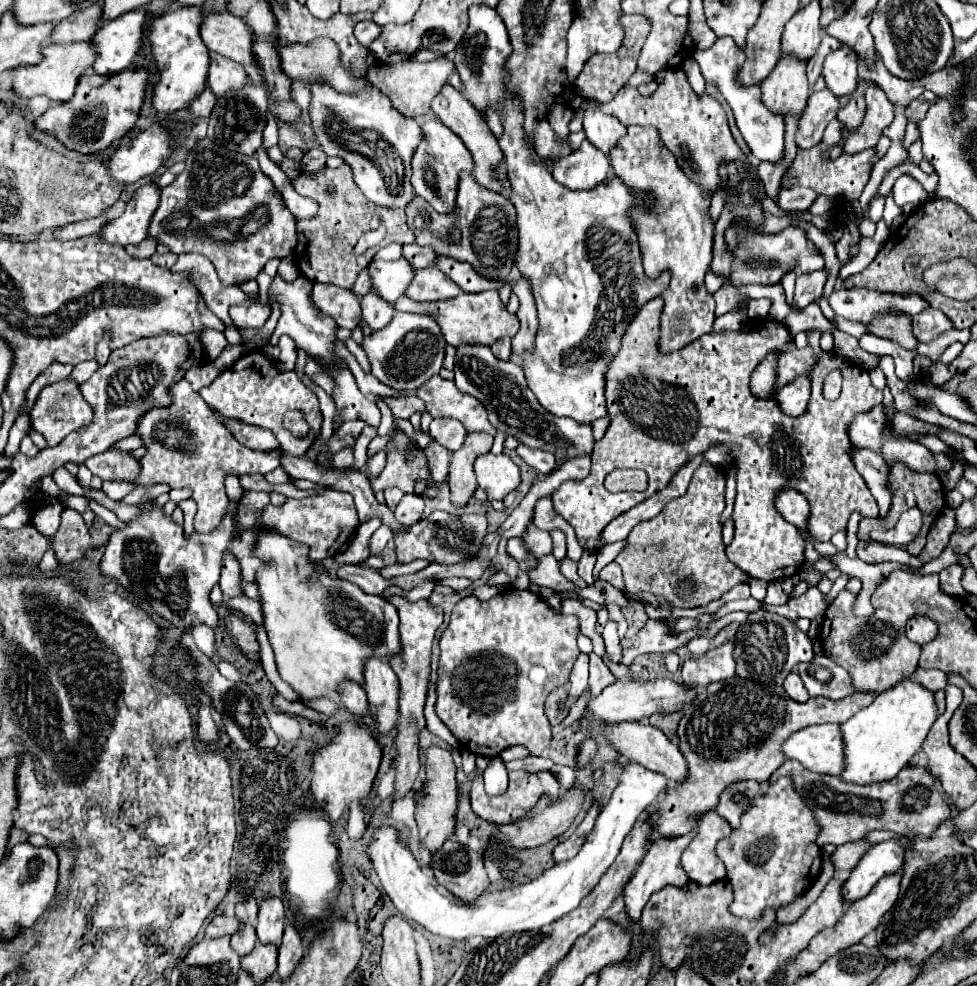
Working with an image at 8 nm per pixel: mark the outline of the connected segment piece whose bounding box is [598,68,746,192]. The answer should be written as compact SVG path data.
M670 68L666 70L664 82L658 86L658 90L644 98L636 88L624 88L620 90L612 102L598 104L598 108L604 114L612 114L620 118L622 124L640 124L640 126L656 126L664 146L676 156L680 168L698 182L706 192L716 192L720 186L718 178L718 166L720 160L744 160L744 154L736 140L730 134L728 118L724 108L708 94L696 94L688 82L688 76L682 68Z

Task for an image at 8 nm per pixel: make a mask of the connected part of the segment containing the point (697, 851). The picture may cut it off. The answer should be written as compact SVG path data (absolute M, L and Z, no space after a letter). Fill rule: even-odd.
M706 812L700 818L698 834L682 854L682 866L690 880L698 884L712 884L726 876L722 860L716 856L716 844L732 834L732 826L716 812Z

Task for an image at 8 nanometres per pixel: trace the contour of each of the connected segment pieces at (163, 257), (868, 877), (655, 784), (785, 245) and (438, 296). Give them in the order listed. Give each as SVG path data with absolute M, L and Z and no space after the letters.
M166 252L166 254L154 254L150 260L152 260L156 266L172 268L172 266L176 264L176 260L178 260L178 254L174 254L174 252Z
M886 840L872 846L860 864L850 872L850 878L844 884L844 898L854 902L864 898L882 876L902 870L906 848L898 840Z
M628 760L626 766L622 768L618 786L614 788L608 804L598 814L592 832L588 834L580 852L572 860L548 868L540 878L528 884L504 888L498 892L486 892L474 902L464 902L456 898L452 892L448 892L444 886L436 882L432 872L422 872L412 852L408 850L408 842L400 838L398 830L392 826L382 826L374 832L374 840L368 848L368 854L398 914L422 924L426 930L438 936L446 936L452 940L466 940L472 936L498 938L500 934L526 932L552 924L560 916L578 908L580 900L588 896L588 892L592 892L592 888L600 882L600 876L604 876L604 872L614 864L616 856L620 854L622 842L628 836L628 832L636 826L638 816L652 802L664 796L666 786L668 786L666 776L660 776L658 772L652 772Z
M786 228L778 234L754 234L748 236L738 244L734 250L736 262L734 262L734 272L730 274L732 284L776 284L788 270L796 270L798 274L806 274L812 270L822 270L824 260L820 254L814 250L814 246L808 246L808 240L802 230L798 228Z
M422 268L416 270L414 280L410 282L410 288L406 290L406 296L416 302L436 302L436 300L448 300L452 296L458 296L462 290L458 284L448 280L438 268Z

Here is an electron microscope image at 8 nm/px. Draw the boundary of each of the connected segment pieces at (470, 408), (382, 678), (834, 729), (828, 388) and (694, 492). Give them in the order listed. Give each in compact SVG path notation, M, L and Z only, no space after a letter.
M434 376L416 390L416 396L426 402L426 408L432 416L456 418L468 426L468 432L494 434L486 407L473 396L462 394L453 380Z
M368 658L366 662L366 692L370 702L370 714L374 716L376 728L382 734L390 734L398 724L398 702L400 702L400 684L386 660Z
M818 724L818 726L808 726L804 730L794 732L782 746L786 758L794 758L804 764L804 768L818 772L818 774L832 774L840 776L844 772L844 740L840 736L840 726L838 724Z
M832 372L826 376L826 382L824 382L824 396L828 400L834 400L840 396L840 372Z
M704 462L694 472L684 496L674 498L658 516L644 520L630 530L624 550L614 558L622 566L626 590L630 594L646 590L664 596L672 606L694 608L718 600L736 584L748 580L748 576L728 560L722 542L720 514L726 508L726 480L720 472L718 466Z

